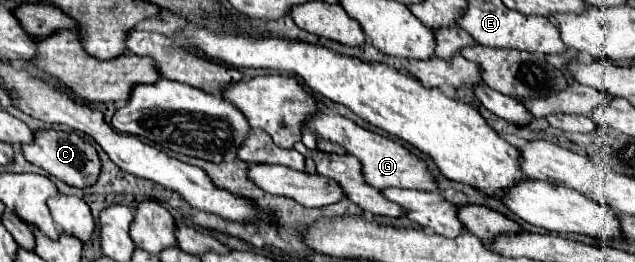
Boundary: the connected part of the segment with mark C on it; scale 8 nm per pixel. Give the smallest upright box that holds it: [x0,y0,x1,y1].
[22,131,100,187]

